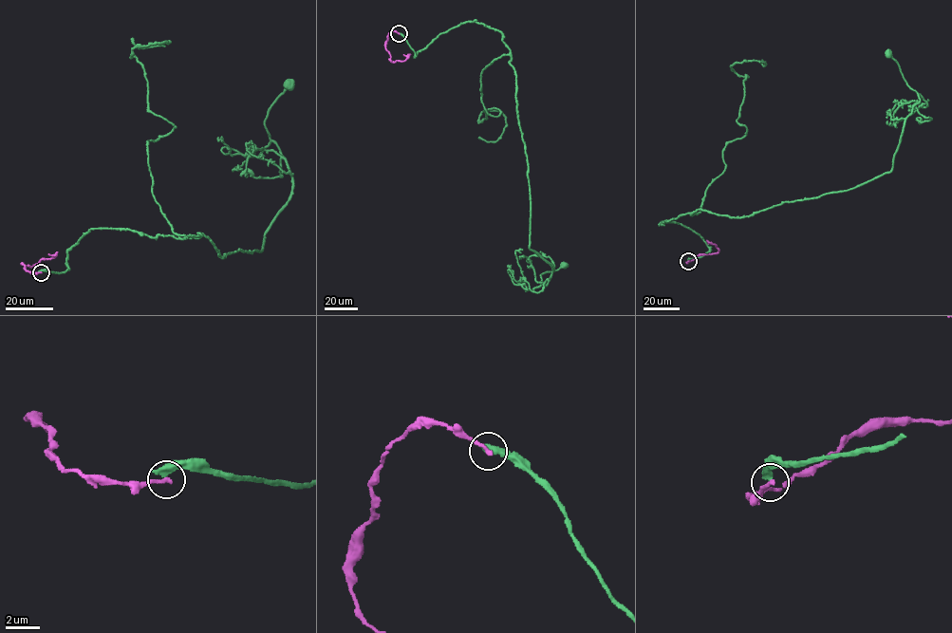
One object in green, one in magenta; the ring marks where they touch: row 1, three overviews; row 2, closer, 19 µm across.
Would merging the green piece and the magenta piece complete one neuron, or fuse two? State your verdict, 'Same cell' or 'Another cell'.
Another cell

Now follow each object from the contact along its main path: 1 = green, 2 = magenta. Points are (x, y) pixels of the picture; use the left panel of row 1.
1: (40, 271), (67, 270), (95, 229), (261, 252), (292, 187), (265, 122), (289, 83)
2: (41, 271), (29, 272), (22, 264), (32, 267), (41, 259), (56, 255), (48, 254)

